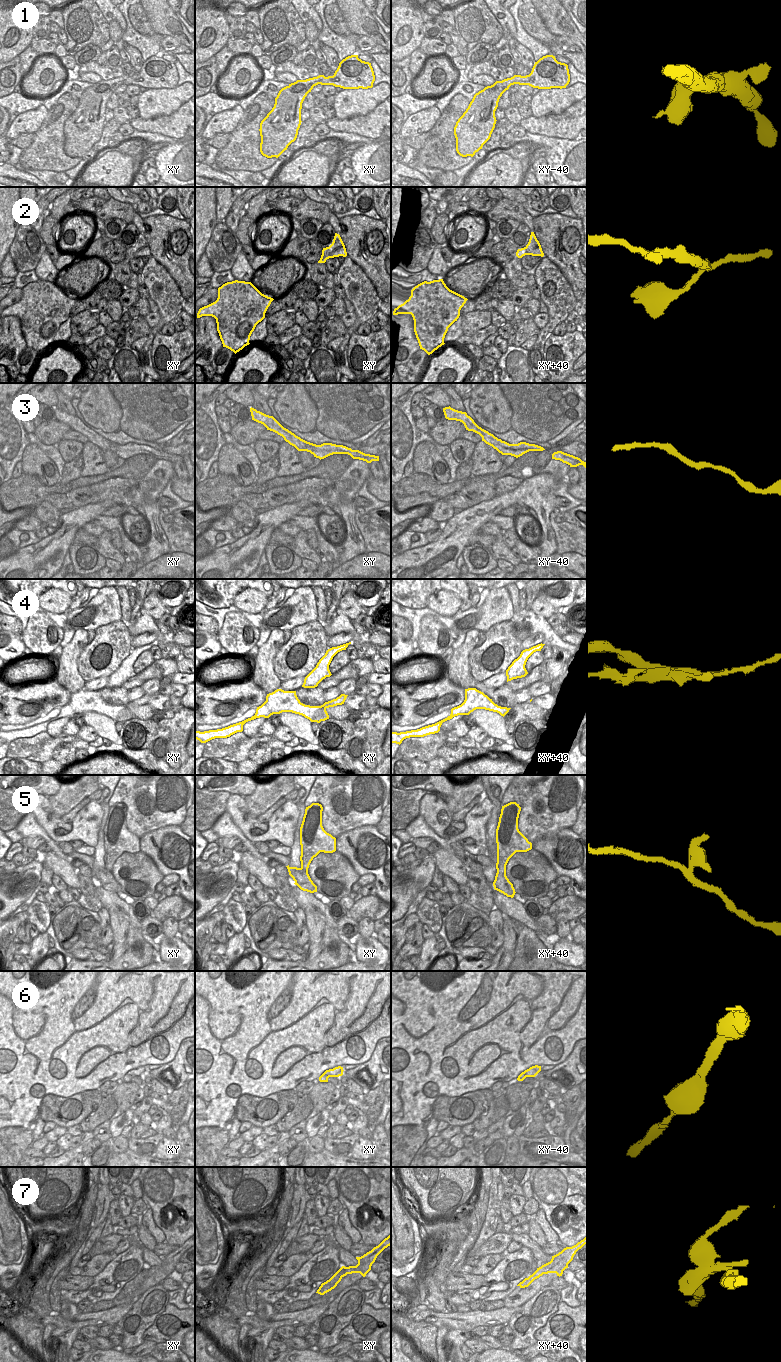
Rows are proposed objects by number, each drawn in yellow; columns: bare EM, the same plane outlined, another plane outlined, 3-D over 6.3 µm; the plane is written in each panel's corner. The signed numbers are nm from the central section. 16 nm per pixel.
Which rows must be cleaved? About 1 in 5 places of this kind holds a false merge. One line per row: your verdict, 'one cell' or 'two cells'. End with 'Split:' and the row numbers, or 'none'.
1: one cell
2: one cell
3: one cell
4: two cells
5: one cell
6: one cell
7: two cells
Split: 4, 7

